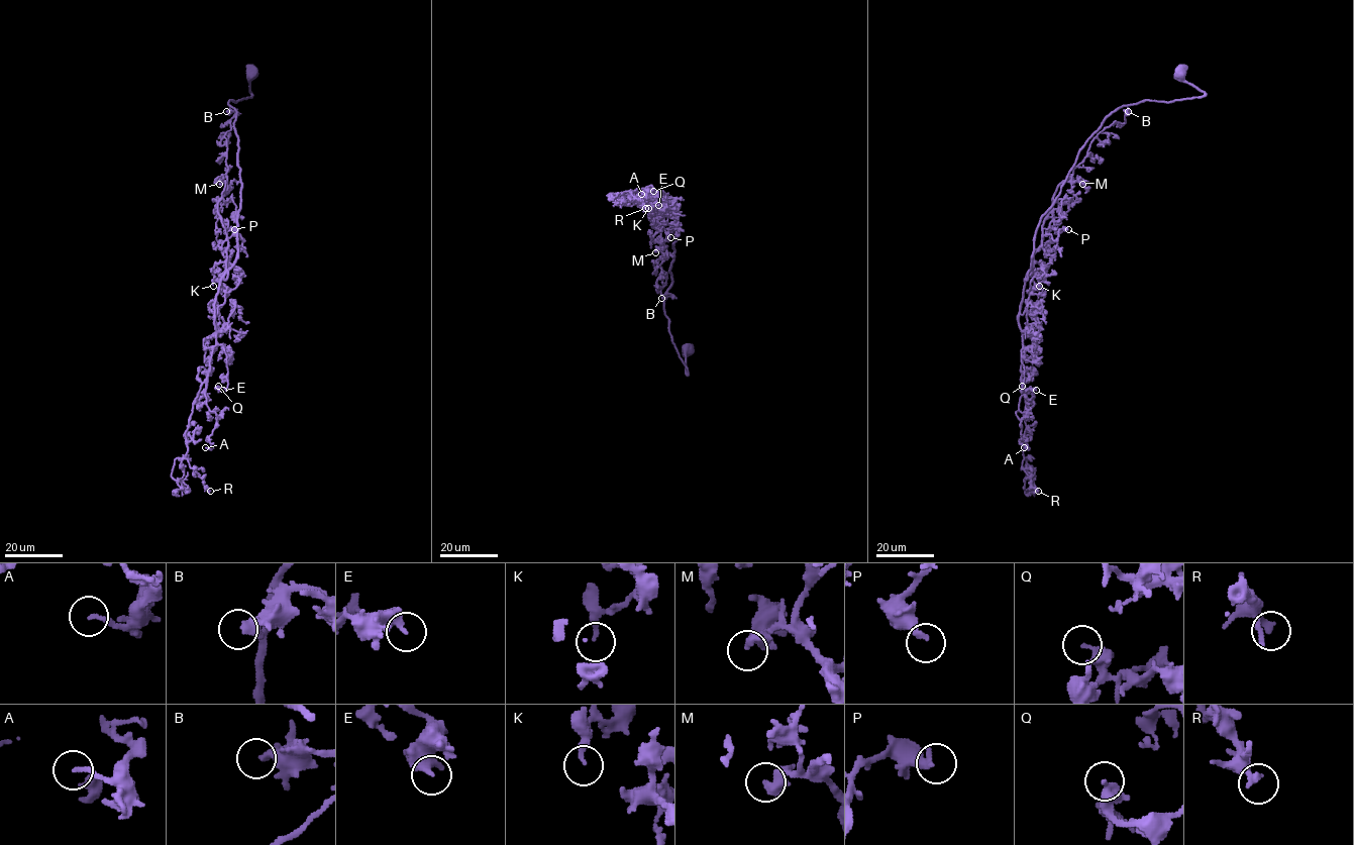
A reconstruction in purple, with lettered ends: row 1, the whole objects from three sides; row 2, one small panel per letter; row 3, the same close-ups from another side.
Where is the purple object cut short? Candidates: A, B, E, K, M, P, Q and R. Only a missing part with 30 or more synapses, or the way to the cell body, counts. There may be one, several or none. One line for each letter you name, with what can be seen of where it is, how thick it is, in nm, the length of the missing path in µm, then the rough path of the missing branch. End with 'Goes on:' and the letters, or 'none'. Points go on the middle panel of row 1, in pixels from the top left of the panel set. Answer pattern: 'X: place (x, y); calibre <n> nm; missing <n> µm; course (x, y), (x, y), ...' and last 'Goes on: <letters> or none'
Goes on: none

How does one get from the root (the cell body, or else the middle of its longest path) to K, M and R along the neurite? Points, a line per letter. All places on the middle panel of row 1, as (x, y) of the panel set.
K: (688, 350), (687, 374), (664, 311), (678, 232), (673, 203), (656, 202), (652, 213), (648, 208)
M: (688, 350), (687, 374), (664, 311), (678, 232), (671, 201), (662, 200), (653, 218), (661, 237), (655, 252)
R: (688, 350), (687, 374), (664, 311), (678, 232), (673, 203), (650, 188), (629, 191), (645, 208)

